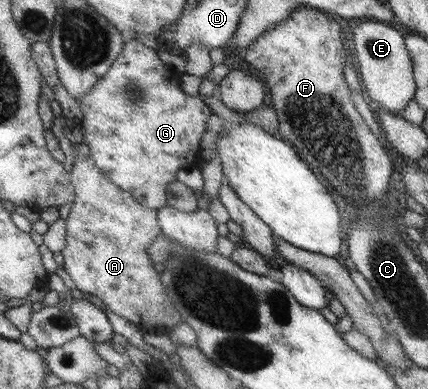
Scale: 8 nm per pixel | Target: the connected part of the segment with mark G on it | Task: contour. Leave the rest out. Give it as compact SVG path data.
M127 39L125 48L109 72L77 102L82 112L82 121L78 124L84 135L83 142L90 148L89 156L110 182L134 196L142 206L156 211L166 206L167 190L177 181L178 170L198 168L200 138L204 136L206 120L211 115L210 108L199 96L186 96L180 90L180 76L168 66L164 68L158 54L137 39Z

